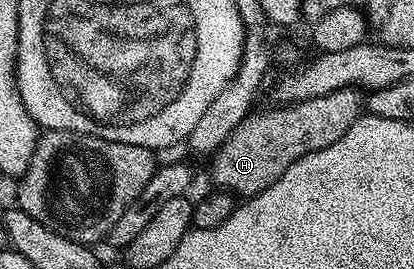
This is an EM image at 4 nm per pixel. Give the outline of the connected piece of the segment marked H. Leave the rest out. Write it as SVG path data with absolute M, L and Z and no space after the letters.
M351 87L273 108L263 113L251 111L213 154L210 177L217 188L245 199L272 187L272 183L276 183L276 179L280 179L280 175L284 175L296 159L312 151L332 147L336 139L344 136L352 123L363 116L364 97L357 88Z

